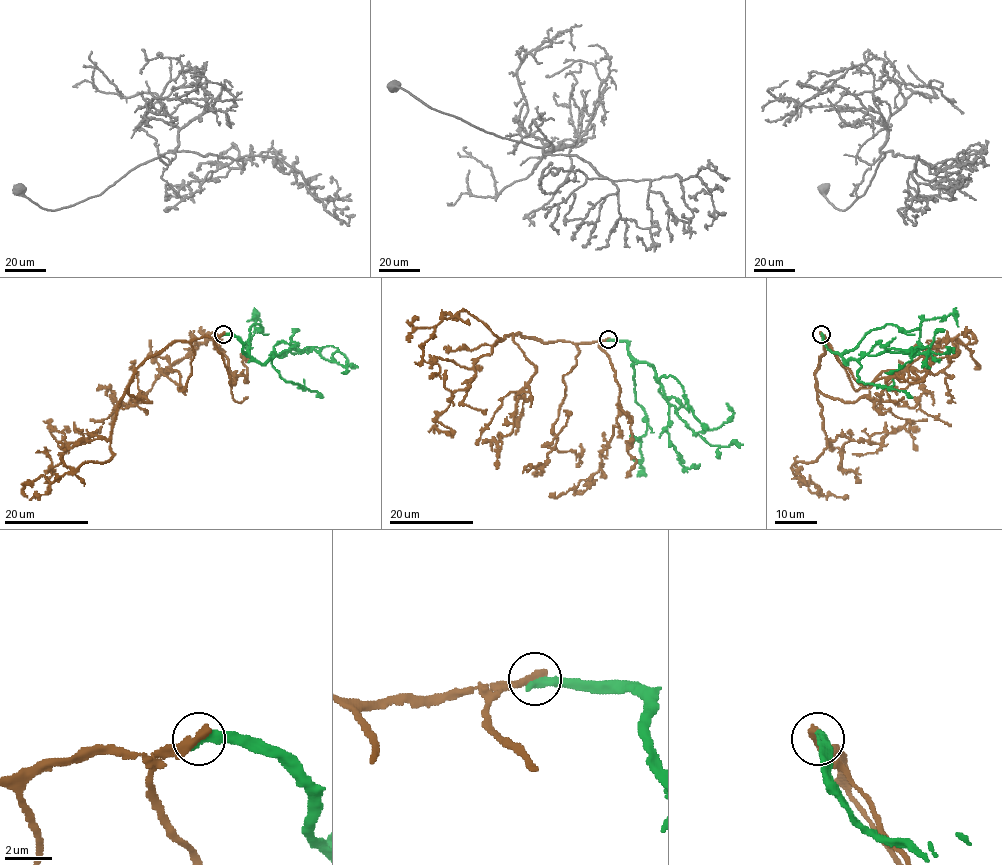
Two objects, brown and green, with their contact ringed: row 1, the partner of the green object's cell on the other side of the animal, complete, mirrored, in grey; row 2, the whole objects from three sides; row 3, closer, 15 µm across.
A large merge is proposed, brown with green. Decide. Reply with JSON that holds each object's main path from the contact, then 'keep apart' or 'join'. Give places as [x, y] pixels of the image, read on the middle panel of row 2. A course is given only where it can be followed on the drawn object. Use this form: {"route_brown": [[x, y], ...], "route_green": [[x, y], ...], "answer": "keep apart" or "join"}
{"route_brown": [[607, 339], [542, 342], [514, 333], [495, 345], [498, 338], [461, 309], [435, 326], [423, 359], [414, 362]], "route_green": [[607, 339], [625, 341], [635, 359], [649, 364], [664, 397], [694, 432], [726, 423], [733, 412], [726, 403]], "answer": "keep apart"}

